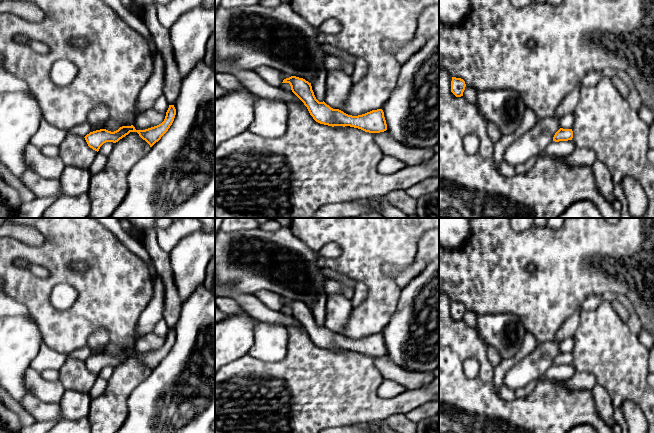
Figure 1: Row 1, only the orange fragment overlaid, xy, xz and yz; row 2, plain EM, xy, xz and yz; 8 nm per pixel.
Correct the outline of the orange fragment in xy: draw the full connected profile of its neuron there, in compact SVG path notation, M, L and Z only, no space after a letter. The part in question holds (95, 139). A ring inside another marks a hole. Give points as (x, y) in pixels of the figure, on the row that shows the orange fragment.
M169 105L166 112L164 121L154 127L145 130L136 130L133 125L122 126L118 130L111 132L106 129L100 129L87 134L84 138L90 148L95 151L99 151L100 147L106 142L116 143L130 132L137 132L139 136L145 140L150 147L158 142L161 137L168 131L172 125L176 115L176 109L174 105Z

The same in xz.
M291 76L282 83L289 83L292 92L304 103L313 119L328 126L350 126L369 133L380 133L387 130L382 109L372 110L362 115L352 116L339 109L333 109L324 101L319 102L312 90L311 83L303 78Z

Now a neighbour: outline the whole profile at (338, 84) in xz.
M340 70L327 72L324 102L333 109L341 109L353 86L350 75Z

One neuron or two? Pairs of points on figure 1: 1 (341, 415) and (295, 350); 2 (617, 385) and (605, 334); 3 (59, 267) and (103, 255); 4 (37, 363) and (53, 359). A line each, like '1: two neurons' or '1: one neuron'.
1: one neuron
2: one neuron
3: one neuron
4: one neuron

